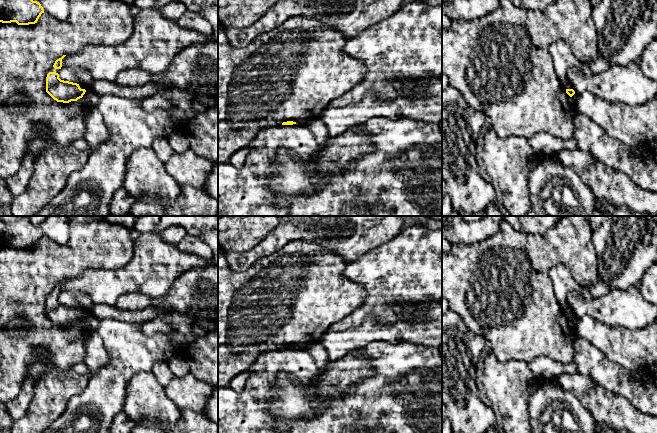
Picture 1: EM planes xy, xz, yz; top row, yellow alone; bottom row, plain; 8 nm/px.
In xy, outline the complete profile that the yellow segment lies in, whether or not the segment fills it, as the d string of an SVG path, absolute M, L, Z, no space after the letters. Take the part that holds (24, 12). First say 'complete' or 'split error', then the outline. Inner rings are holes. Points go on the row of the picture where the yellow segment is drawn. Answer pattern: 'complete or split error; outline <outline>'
complete; outline M0 0L0 22L16 22L18 25L29 25L37 23L44 9L41 4L33 0Z

